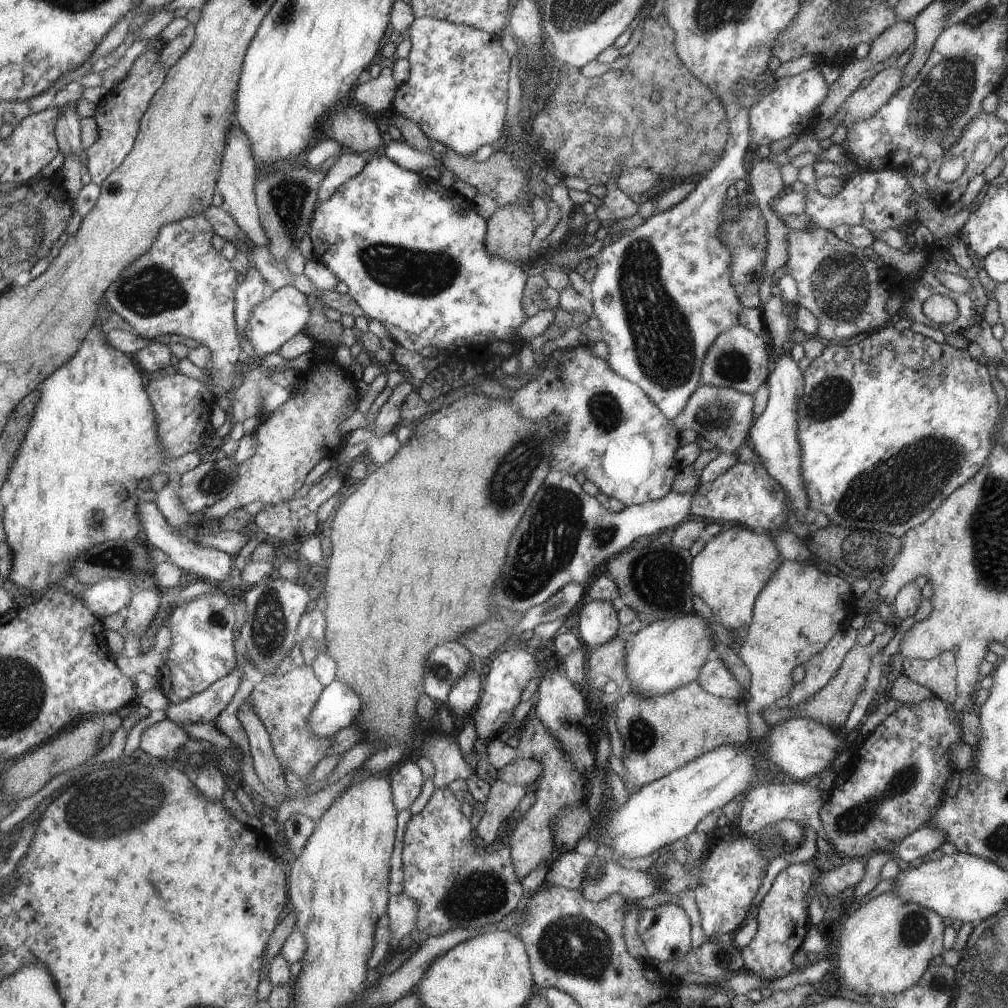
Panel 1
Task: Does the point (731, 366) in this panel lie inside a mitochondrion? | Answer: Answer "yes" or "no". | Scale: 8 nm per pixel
yes

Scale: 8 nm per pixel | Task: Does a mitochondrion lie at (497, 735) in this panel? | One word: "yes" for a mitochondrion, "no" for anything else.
no

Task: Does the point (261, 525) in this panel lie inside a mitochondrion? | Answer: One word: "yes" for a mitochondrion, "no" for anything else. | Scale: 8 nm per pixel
no

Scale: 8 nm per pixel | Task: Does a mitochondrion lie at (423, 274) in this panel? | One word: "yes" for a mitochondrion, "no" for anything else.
yes

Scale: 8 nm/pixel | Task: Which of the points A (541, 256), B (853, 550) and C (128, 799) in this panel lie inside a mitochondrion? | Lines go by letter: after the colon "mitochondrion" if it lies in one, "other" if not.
A: other
B: mitochondrion
C: mitochondrion

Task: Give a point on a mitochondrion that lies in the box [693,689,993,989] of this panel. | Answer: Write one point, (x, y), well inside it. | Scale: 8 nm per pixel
(861, 816)

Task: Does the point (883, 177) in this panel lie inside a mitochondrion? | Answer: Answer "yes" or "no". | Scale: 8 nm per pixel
no

